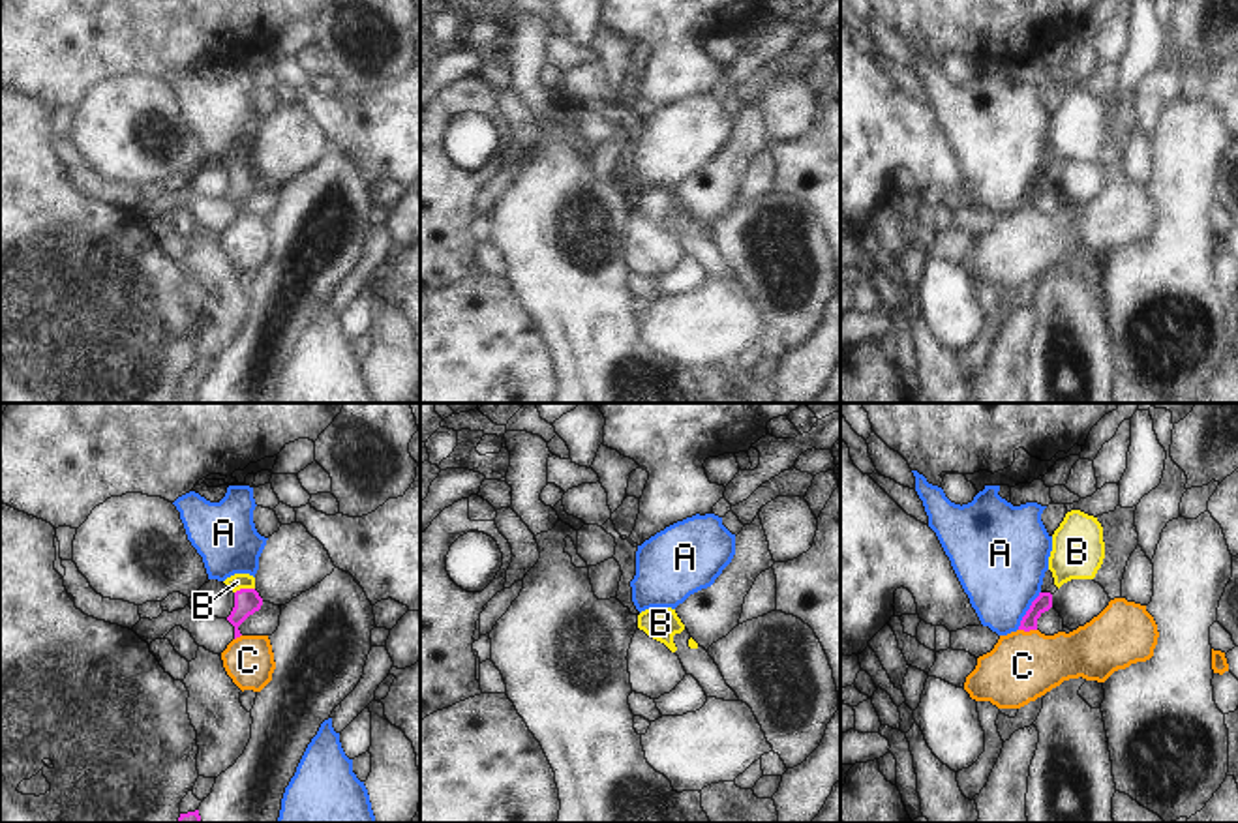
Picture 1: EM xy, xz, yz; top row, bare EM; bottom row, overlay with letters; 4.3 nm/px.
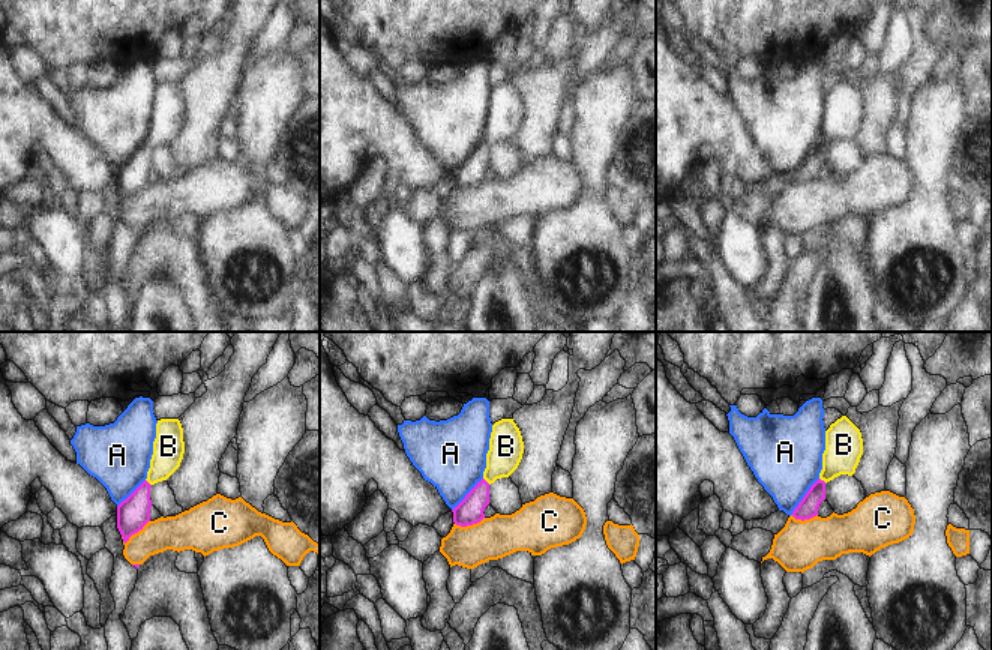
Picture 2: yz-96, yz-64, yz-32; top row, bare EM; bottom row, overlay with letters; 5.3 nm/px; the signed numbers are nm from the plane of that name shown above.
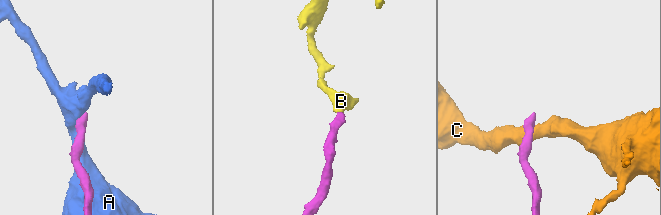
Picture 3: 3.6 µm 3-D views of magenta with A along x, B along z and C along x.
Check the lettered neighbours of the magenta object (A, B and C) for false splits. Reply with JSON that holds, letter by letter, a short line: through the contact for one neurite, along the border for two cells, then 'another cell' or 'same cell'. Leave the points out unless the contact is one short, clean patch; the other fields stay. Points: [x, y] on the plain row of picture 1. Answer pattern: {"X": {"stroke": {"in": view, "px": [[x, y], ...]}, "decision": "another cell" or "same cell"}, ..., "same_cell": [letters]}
{"A": {"stroke": {"in": "yz", "px": [[1040, 171], [1017, 209]]}, "decision": "another cell"}, "B": {"stroke": {"in": "xy", "px": [[246, 180], [244, 169], [237, 162]]}, "decision": "same cell"}, "C": {"stroke": {"in": "yz", "px": [[1019, 209], [1036, 210]]}, "decision": "another cell"}, "same_cell": ["B"]}

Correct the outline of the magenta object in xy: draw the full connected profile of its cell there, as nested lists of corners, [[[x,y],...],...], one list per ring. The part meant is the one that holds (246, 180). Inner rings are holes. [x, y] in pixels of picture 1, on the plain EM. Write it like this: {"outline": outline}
{"outline": [[[234,154],[223,161],[234,172],[234,187],[227,201],[234,206],[234,219],[240,217],[238,206],[261,189],[263,178],[255,171],[255,157],[249,154]]]}

